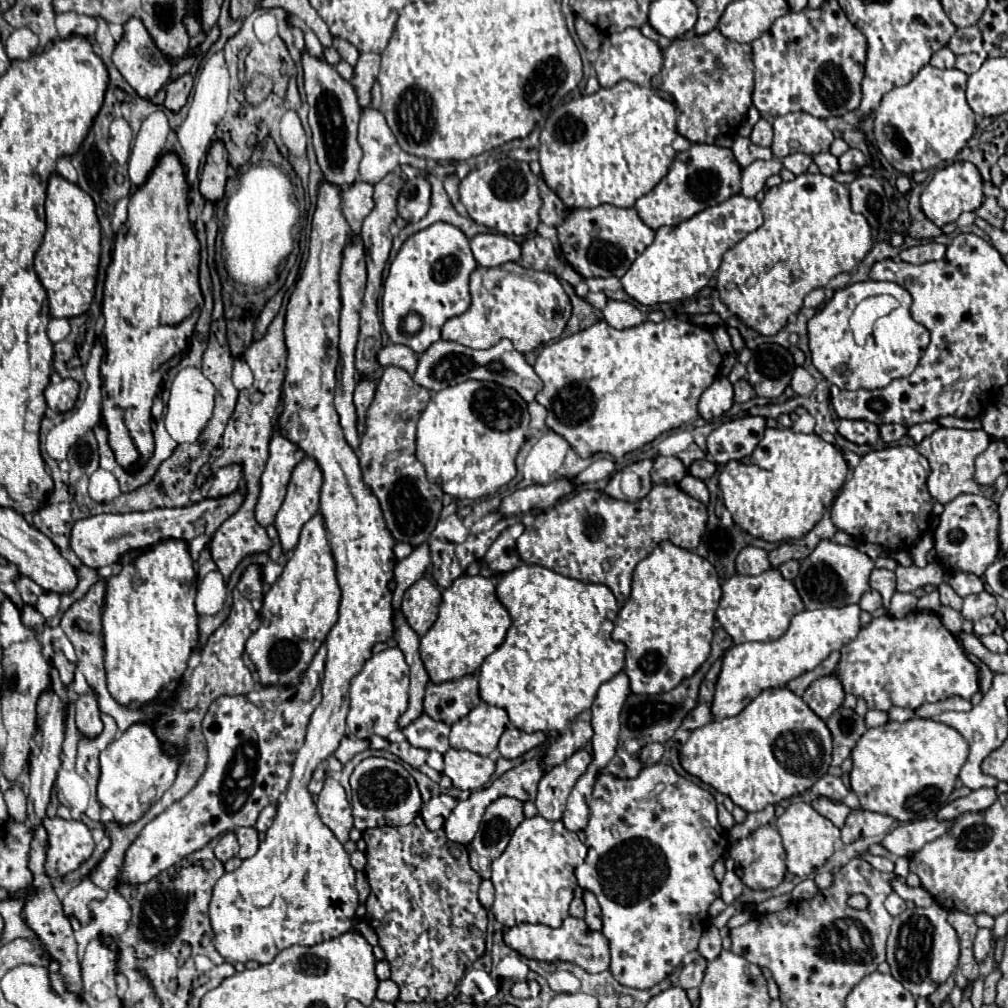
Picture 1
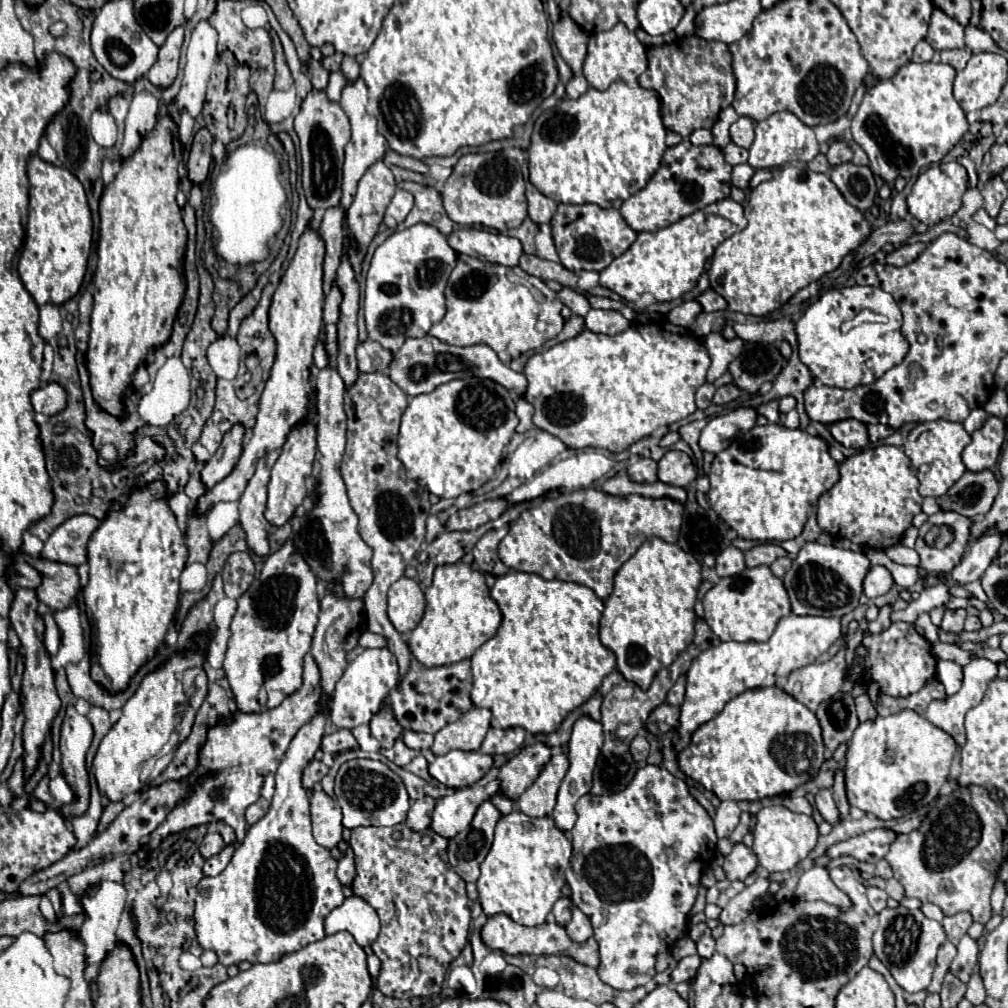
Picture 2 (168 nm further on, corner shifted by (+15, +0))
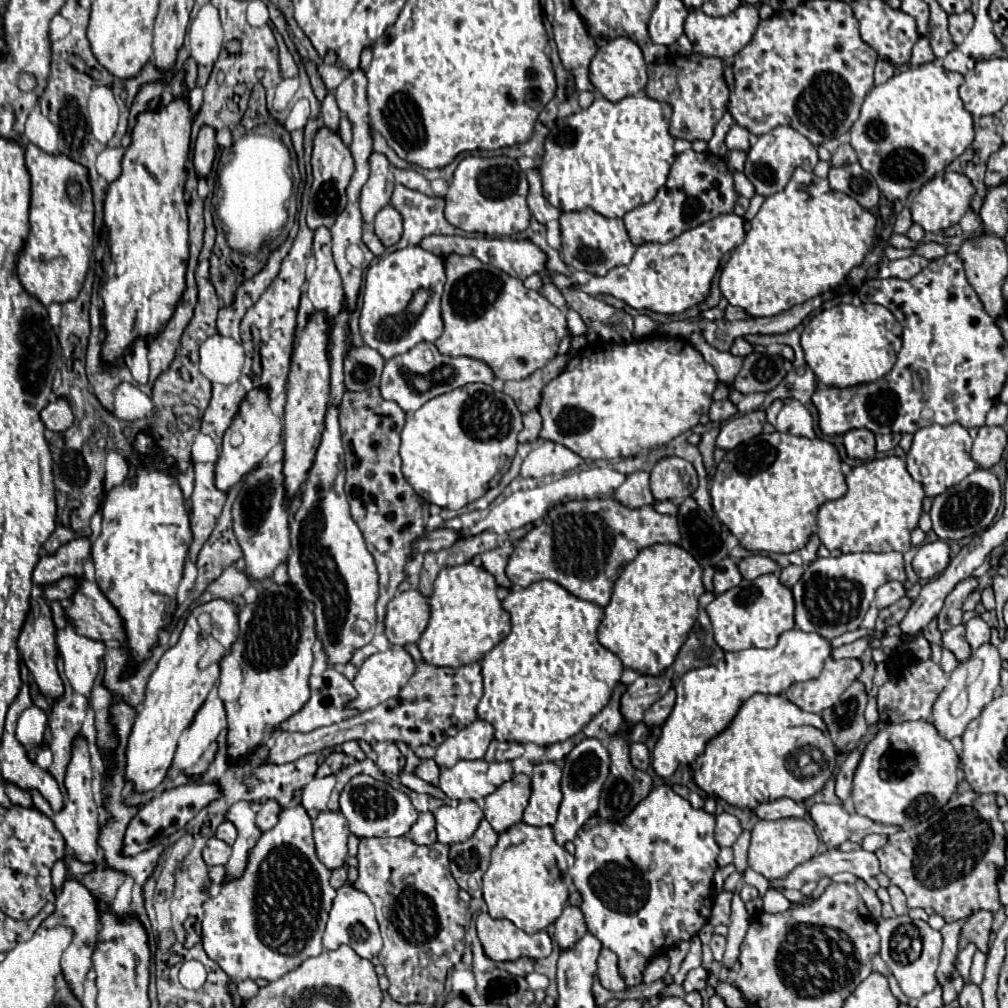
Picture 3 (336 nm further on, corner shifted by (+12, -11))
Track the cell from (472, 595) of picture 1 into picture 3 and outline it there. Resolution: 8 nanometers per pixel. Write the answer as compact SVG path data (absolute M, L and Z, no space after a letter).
M471 562L443 568L439 572L435 590L429 598L429 606L429 626L421 634L417 646L423 654L423 660L433 666L459 668L465 664L481 662L481 658L511 632L509 614L501 608L501 600L497 598L495 578Z

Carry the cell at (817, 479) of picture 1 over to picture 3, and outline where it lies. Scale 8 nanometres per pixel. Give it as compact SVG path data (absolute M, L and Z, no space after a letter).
M759 434L733 448L719 462L711 482L715 516L749 552L795 552L813 534L815 516L823 502L847 492L841 460L833 444L793 434Z

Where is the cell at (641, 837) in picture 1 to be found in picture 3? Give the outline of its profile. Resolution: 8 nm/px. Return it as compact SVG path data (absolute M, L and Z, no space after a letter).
M667 784L653 786L649 796L623 820L615 822L595 814L579 830L579 836L575 838L575 864L569 868L569 874L583 898L581 912L587 930L603 944L603 948L617 954L617 966L625 980L625 988L639 984L649 960L671 950L681 940L691 940L709 920L713 906L711 880L717 870L720 852L713 830L715 816L705 810L695 810Z

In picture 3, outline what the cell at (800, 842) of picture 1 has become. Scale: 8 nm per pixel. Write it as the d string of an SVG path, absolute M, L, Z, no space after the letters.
M781 818L781 820L759 820L751 832L751 846L749 846L749 866L763 874L769 882L787 878L787 874L797 868L799 864L809 862L817 854L819 838L813 826L801 818Z

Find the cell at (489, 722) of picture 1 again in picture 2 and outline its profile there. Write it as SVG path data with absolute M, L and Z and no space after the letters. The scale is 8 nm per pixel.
M472 707L458 721L446 725L444 729L440 729L434 735L432 753L444 755L452 749L478 751L488 727L490 727L490 719L492 719L492 713L488 709Z

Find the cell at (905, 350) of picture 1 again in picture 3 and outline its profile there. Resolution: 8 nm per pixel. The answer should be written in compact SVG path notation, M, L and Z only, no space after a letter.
M839 302L831 308L815 314L801 334L801 346L805 360L819 384L823 386L857 386L871 384L889 374L895 366L899 348L901 348L903 326L897 318L879 304L845 304Z

